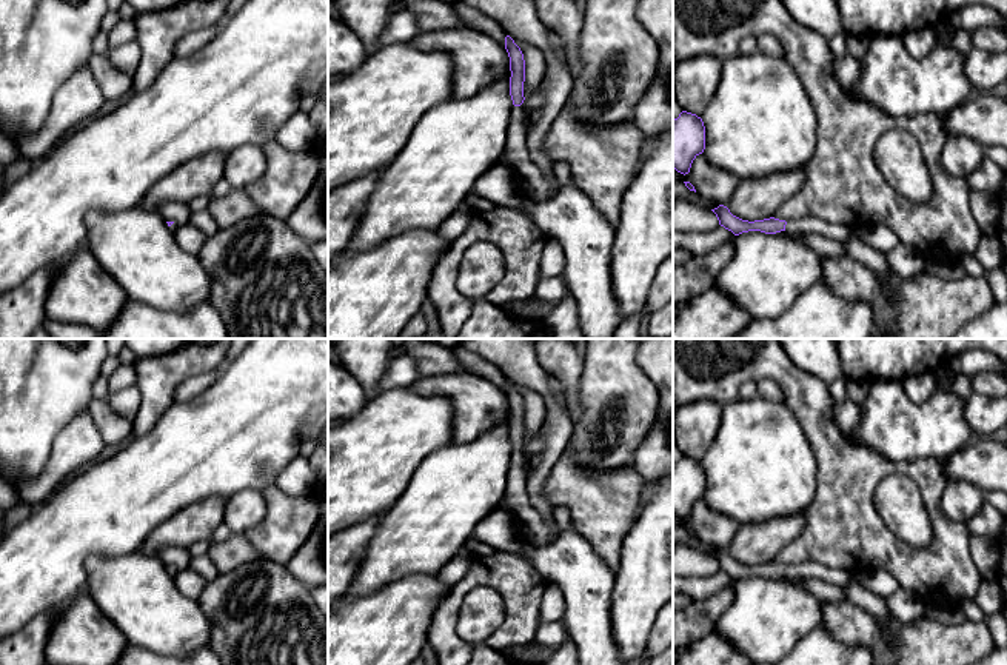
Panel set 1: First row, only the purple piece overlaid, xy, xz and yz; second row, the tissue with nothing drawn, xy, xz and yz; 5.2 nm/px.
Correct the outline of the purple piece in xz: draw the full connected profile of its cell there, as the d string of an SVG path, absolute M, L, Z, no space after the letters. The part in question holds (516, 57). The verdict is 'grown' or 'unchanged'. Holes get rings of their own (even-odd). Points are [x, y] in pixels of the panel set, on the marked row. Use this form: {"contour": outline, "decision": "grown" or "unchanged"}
{"contour": "M505 37L505 49L510 57L510 95L514 105L511 112L510 126L507 131L507 146L504 155L508 159L519 179L520 191L530 203L542 203L556 195L542 171L530 159L525 143L525 126L524 126L524 82L525 82L525 60L520 48L514 40Z", "decision": "grown"}

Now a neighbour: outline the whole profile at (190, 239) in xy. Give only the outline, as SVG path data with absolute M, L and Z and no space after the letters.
M189 222L179 226L174 231L174 237L176 237L179 246L192 256L199 254L199 251L202 249L202 246L205 245L206 239L208 239L199 228L196 228Z

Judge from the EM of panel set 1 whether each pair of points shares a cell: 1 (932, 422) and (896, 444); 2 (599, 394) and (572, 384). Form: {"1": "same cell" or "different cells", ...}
{"1": "same cell", "2": "different cells"}

